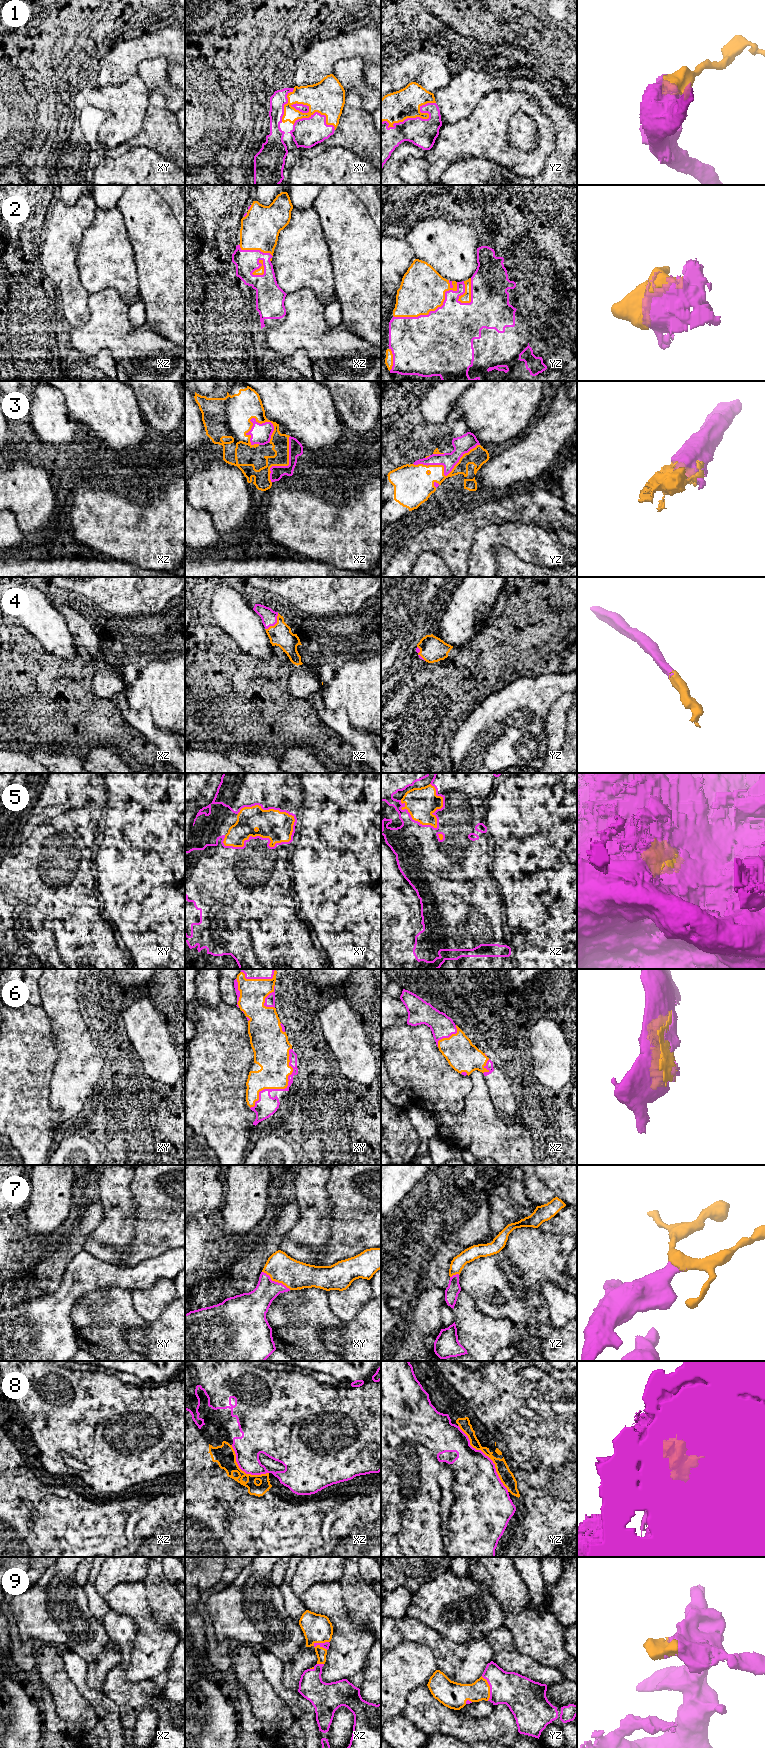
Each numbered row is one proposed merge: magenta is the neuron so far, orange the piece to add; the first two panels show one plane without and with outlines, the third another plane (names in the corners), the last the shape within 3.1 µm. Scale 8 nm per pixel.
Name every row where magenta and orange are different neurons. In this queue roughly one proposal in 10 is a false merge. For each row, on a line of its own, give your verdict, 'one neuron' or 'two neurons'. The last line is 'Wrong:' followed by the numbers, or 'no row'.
1: one neuron
2: one neuron
3: one neuron
4: one neuron
5: one neuron
6: one neuron
7: one neuron
8: one neuron
9: one neuron
Wrong: no row

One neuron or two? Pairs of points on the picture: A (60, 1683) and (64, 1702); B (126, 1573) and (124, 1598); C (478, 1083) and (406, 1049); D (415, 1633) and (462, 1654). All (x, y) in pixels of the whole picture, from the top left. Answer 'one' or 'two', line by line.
A: one
B: two
C: two
D: one

